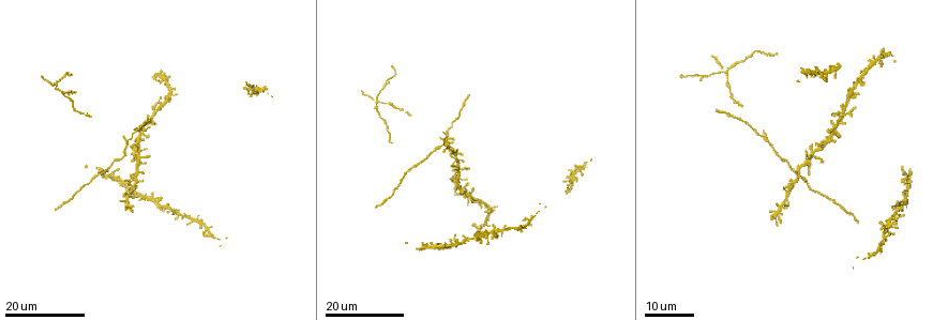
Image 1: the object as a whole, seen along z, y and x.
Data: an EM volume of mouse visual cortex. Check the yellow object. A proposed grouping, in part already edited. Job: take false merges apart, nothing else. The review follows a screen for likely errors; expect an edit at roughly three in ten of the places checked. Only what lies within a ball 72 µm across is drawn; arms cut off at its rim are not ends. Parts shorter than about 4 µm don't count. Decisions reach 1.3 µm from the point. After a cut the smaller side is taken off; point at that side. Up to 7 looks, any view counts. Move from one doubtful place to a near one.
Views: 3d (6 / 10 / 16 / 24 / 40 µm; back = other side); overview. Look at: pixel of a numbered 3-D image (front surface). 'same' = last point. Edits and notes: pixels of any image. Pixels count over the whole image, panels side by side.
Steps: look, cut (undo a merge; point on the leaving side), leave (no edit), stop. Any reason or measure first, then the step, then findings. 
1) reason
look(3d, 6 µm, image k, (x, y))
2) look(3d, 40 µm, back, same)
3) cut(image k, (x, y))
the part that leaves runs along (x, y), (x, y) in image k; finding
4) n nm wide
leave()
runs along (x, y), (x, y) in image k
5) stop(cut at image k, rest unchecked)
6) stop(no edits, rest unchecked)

look(3d, 16 µm, image 1, (785, 162))

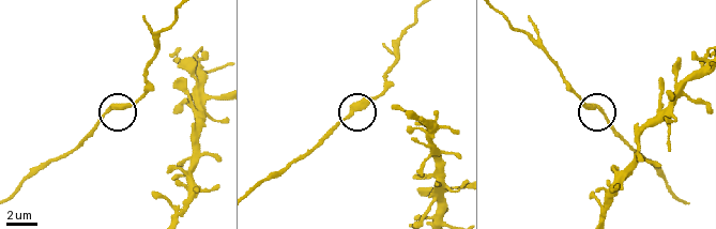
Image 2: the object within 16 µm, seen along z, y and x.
look(3d, 6 µm, image 2, (365, 106))

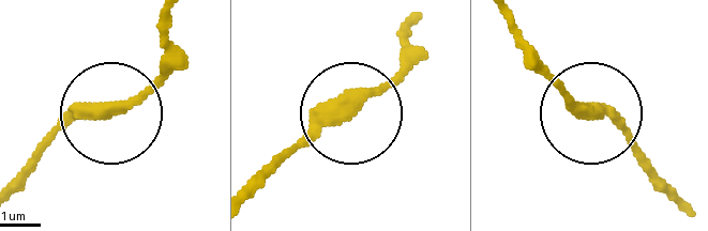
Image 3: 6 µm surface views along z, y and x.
side arm 48 µm
leave()
all the same neuron

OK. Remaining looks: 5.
branch point
look(3d, 24 µm, image 1, (445, 132))

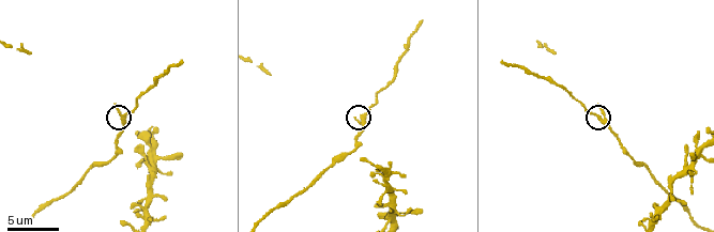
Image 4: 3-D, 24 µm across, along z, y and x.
look(3d, 10 µm, image 4, (361, 117))

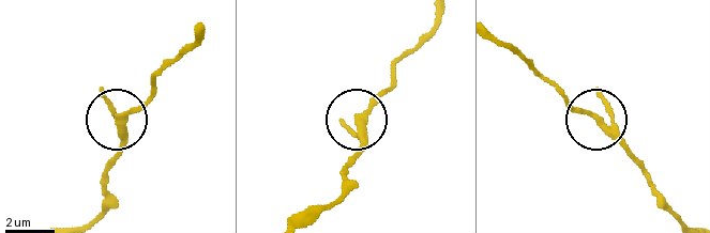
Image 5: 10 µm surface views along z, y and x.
230 nm wide
leave()
all the same neuron

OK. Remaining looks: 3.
look(3d, 24 µm, image 1, (858, 78))

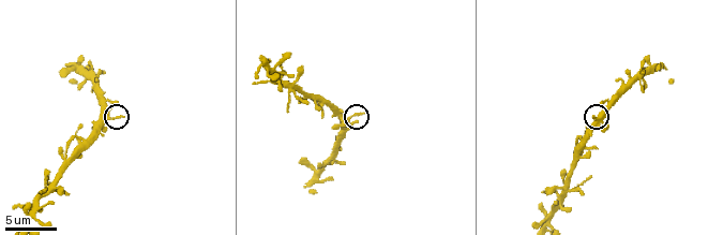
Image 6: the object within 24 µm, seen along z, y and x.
look(3d, 6 µm, image 6, (350, 118))

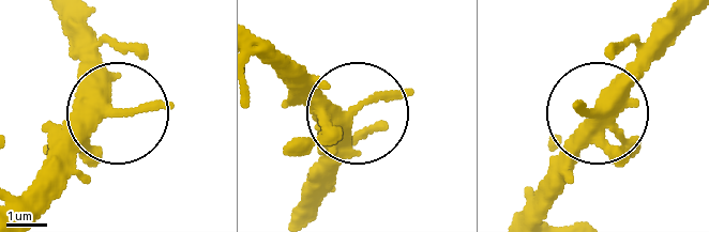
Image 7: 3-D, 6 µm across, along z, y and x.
leave()
runs along (517, 215), (667, 45) in image 7; all the same neuron

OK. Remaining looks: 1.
stop(no edits, rest unchecked)

